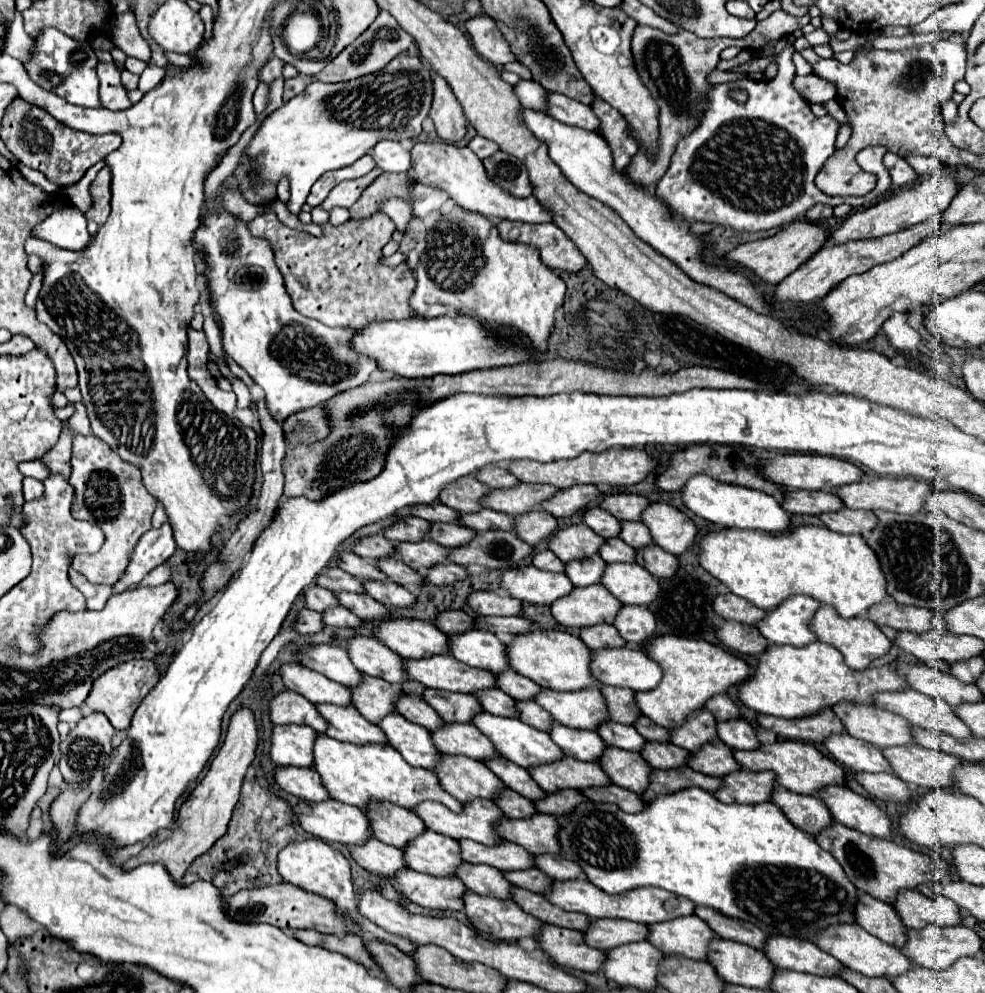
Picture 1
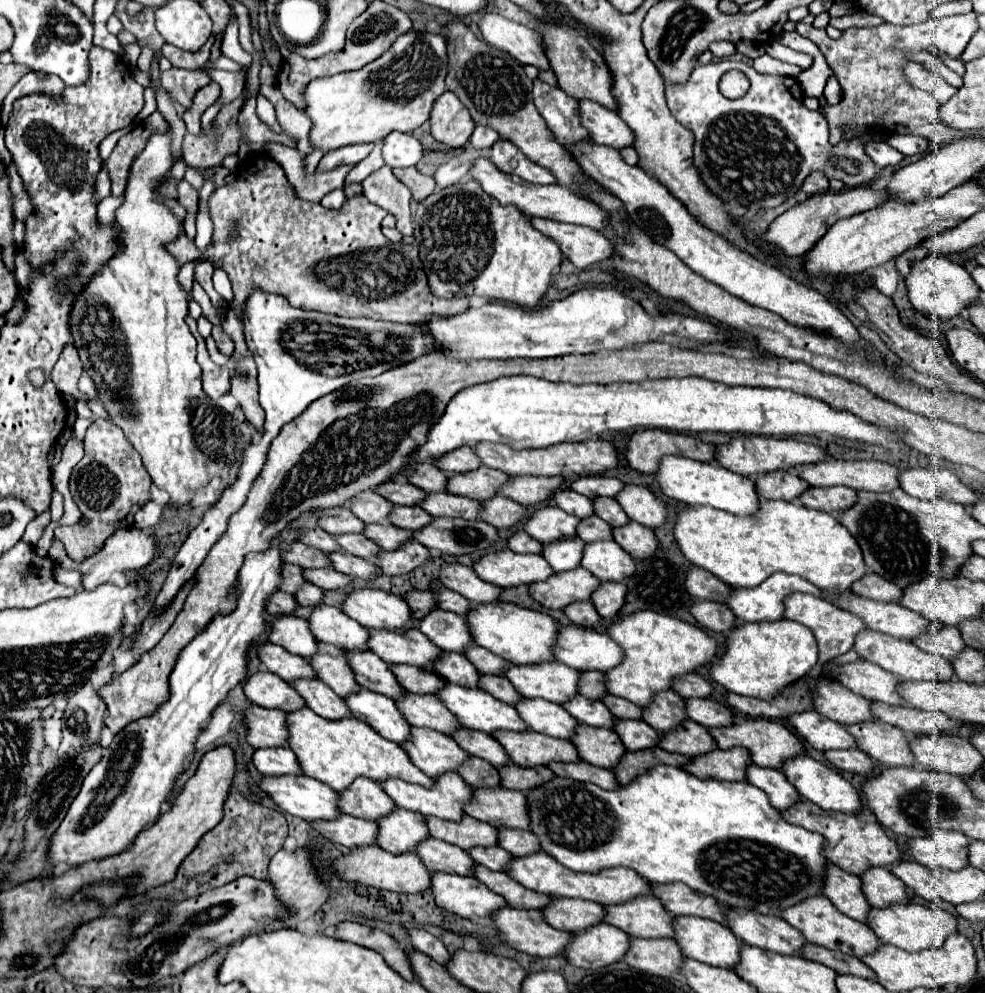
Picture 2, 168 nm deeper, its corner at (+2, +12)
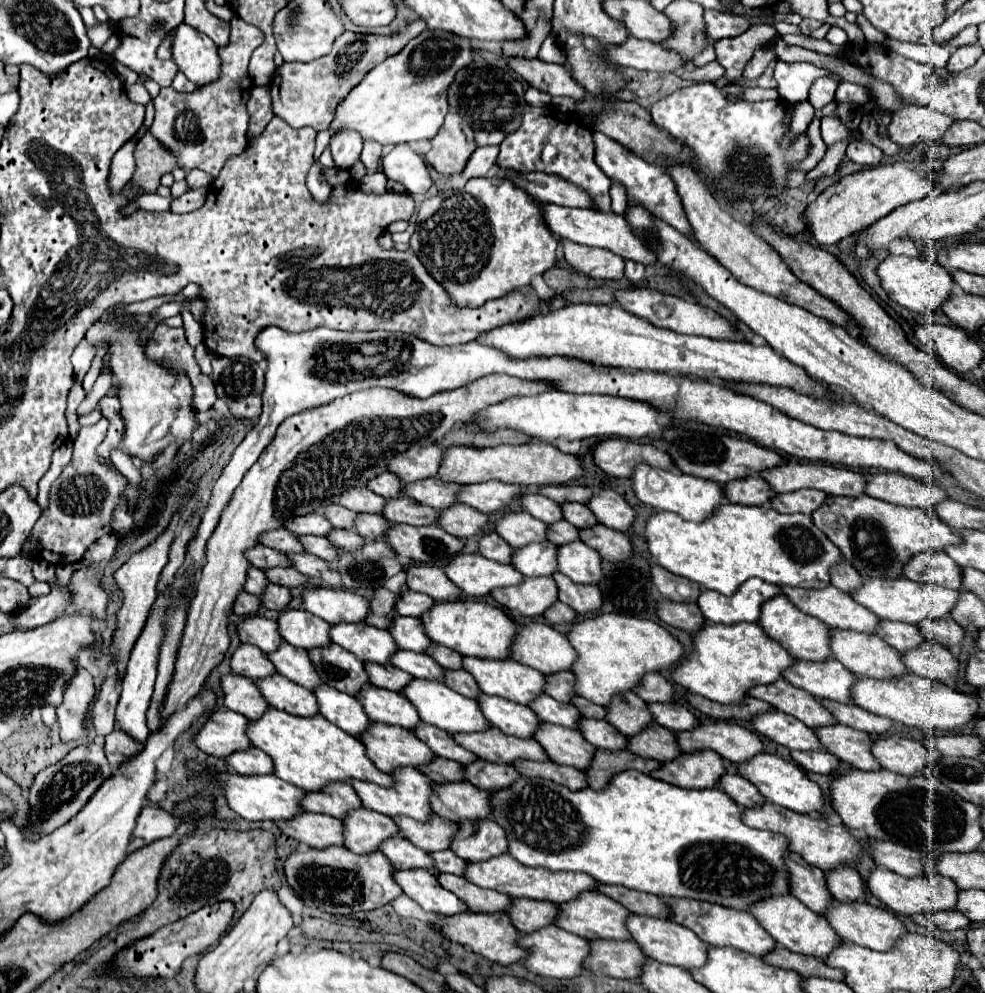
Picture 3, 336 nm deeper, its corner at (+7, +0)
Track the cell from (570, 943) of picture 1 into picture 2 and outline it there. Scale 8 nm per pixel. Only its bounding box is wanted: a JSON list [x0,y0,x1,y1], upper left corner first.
[497,908,573,956]

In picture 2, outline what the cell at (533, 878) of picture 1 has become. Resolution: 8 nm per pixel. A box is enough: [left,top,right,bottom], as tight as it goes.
[469,848,513,872]

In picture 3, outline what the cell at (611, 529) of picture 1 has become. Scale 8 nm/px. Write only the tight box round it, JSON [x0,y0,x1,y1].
[520,494,562,524]

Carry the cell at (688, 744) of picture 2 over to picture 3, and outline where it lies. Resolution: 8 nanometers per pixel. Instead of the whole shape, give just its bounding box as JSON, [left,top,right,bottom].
[626,722,680,762]

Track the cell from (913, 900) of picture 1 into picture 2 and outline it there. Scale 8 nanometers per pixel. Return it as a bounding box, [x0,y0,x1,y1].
[861,868,909,908]

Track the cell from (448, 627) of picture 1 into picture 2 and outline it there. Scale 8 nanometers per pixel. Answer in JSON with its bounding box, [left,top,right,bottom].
[405,590,437,620]

